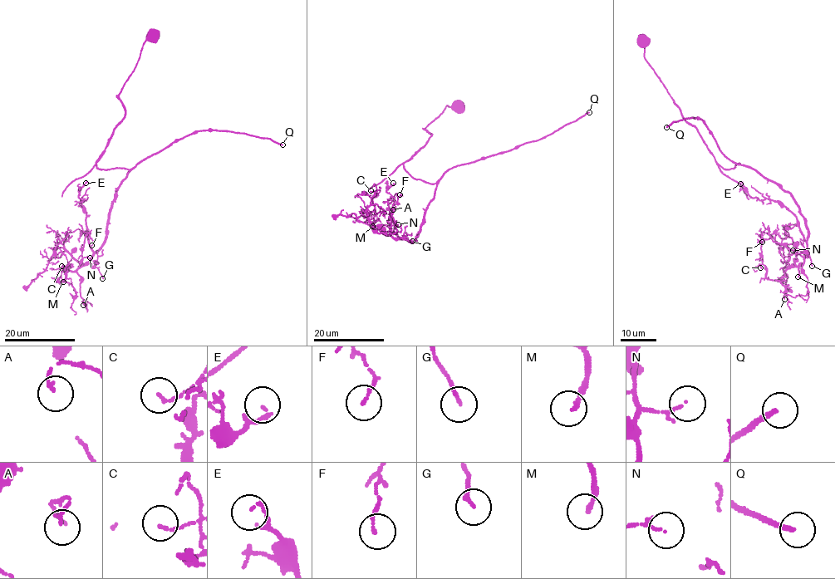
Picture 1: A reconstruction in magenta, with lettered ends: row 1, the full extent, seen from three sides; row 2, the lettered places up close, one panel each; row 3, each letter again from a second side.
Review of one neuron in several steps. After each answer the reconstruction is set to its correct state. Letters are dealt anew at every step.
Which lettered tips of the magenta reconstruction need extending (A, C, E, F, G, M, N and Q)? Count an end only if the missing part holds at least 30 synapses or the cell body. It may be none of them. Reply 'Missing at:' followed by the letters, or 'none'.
Missing at: M, Q

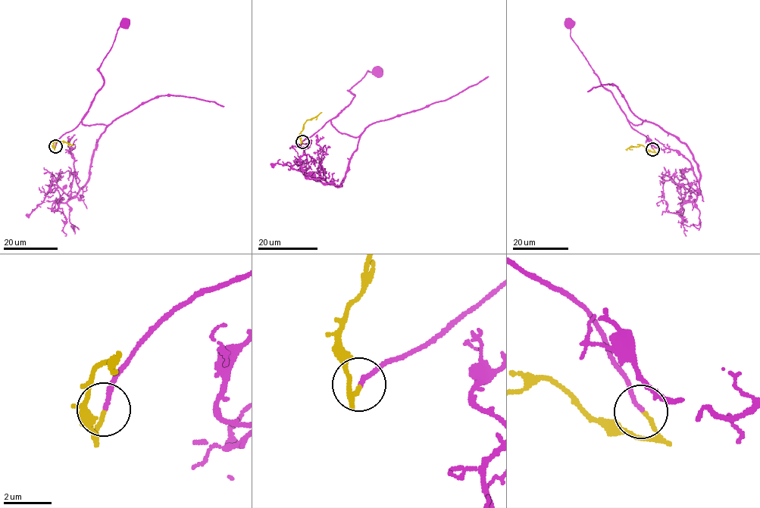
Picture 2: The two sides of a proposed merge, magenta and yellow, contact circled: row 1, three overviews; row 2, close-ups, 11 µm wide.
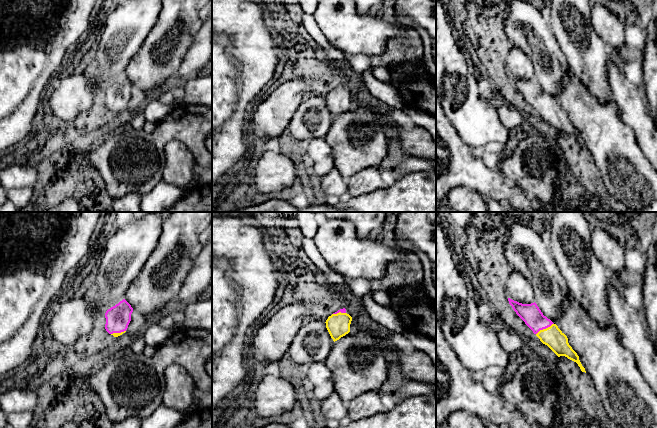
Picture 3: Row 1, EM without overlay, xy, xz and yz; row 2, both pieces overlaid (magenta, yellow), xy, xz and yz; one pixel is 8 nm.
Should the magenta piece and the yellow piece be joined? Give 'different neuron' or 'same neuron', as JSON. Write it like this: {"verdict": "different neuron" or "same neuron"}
{"verdict": "same neuron"}

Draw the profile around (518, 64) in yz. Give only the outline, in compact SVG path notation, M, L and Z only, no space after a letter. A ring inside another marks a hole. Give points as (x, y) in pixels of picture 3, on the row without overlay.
M514 46L504 58L508 74L522 80L535 78L533 63L522 49Z

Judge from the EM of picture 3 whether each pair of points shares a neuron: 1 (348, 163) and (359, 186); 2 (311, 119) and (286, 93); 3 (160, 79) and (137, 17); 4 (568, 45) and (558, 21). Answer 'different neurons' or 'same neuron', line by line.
1: different neurons
2: different neurons
3: different neurons
4: same neuron

